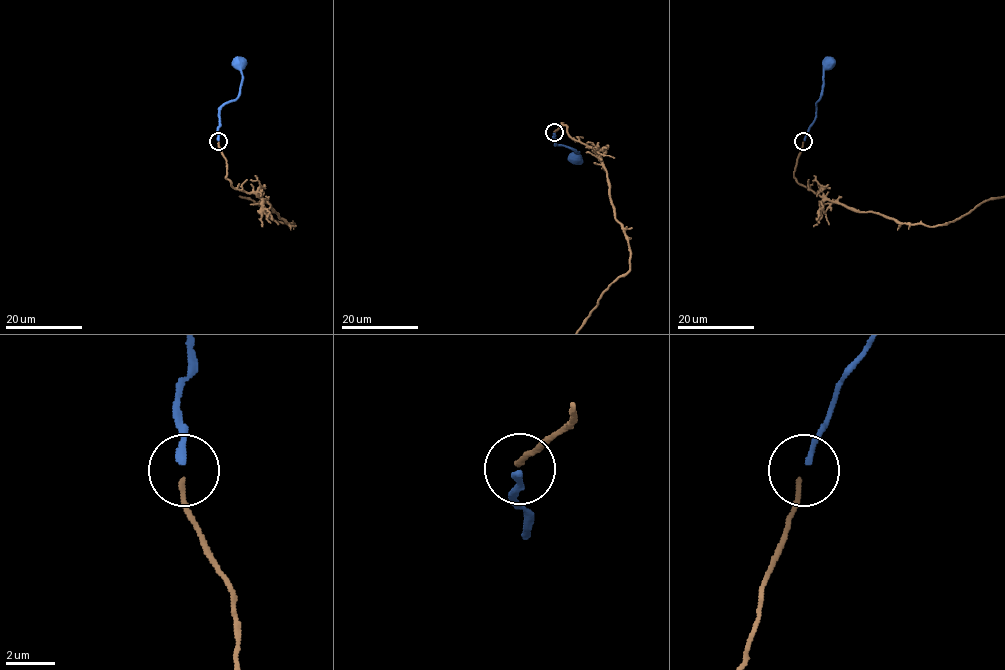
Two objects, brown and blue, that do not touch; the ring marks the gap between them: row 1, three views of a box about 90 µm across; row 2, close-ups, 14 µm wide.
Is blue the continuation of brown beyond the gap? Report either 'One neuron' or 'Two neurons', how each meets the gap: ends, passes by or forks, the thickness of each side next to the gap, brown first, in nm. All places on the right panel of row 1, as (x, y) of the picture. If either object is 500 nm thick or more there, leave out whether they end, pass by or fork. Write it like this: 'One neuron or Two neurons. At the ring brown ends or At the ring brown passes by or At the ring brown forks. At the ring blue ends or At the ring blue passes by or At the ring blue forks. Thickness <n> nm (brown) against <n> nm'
Two neurons. At the ring brown ends. At the ring blue ends. Thickness 200 nm (brown) against 280 nm

